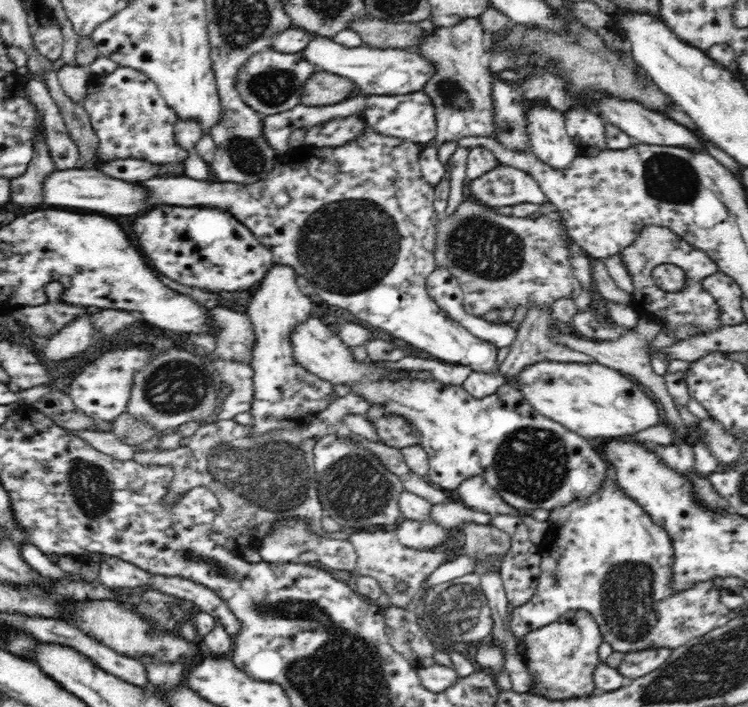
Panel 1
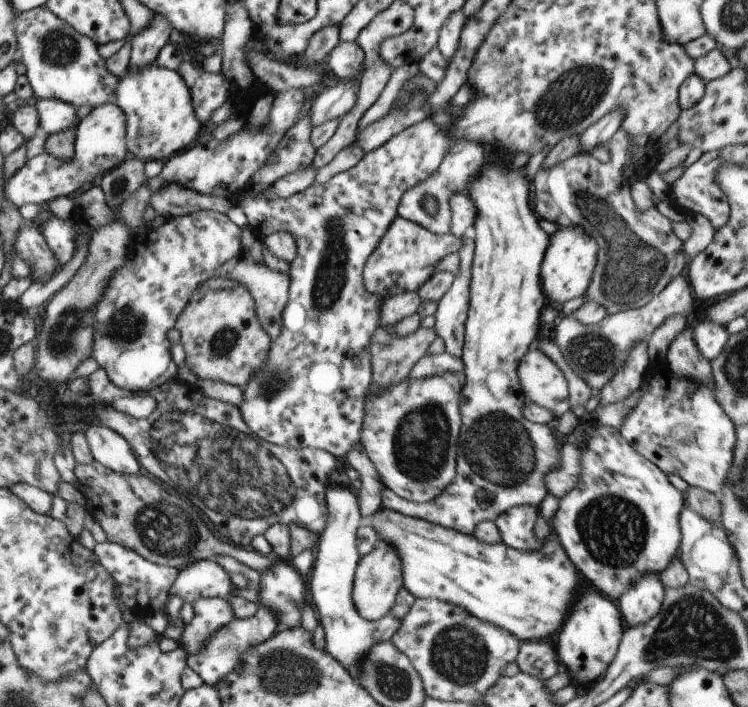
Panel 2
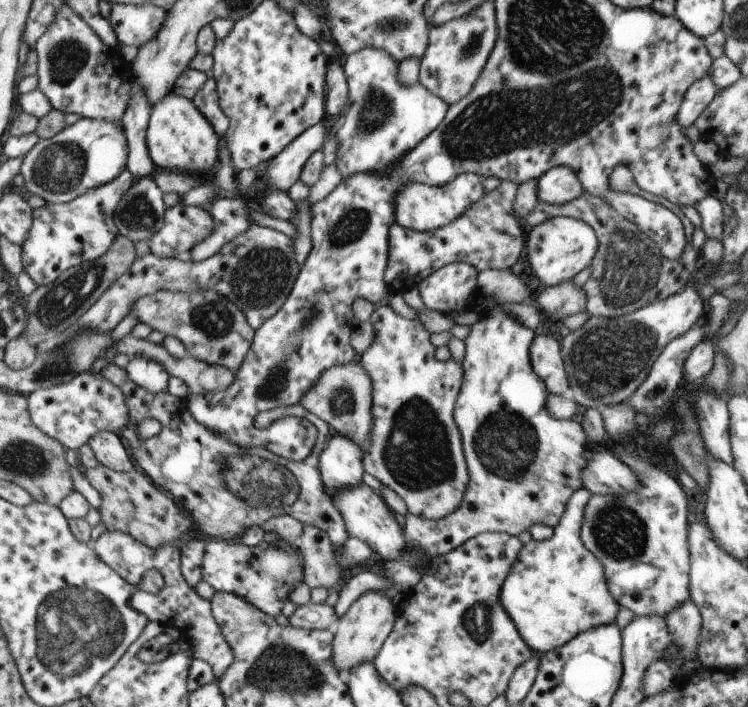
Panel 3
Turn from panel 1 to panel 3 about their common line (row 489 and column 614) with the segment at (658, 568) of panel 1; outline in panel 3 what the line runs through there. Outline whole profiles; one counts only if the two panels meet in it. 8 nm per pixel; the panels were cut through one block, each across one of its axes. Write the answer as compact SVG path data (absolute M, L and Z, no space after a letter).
M585 488L577 489L567 500L563 516L559 518L557 526L552 528L551 538L542 541L530 540L521 545L521 550L515 558L511 572L503 580L499 588L499 604L503 604L503 610L511 616L521 640L536 654L553 651L555 647L562 647L569 640L606 624L615 623L615 614L619 604L613 600L603 576L603 566L595 556L591 554L581 543L579 531L583 522L583 508L587 500L591 498Z

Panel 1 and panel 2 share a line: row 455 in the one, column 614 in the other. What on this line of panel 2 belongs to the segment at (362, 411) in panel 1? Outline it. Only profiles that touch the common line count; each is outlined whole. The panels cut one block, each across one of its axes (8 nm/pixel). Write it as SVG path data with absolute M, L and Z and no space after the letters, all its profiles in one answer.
M618 128L606 144L607 160L599 161L591 155L569 157L549 170L539 170L533 176L531 186L535 194L535 210L543 220L549 220L559 226L579 226L597 243L597 258L591 280L583 294L585 301L593 301L605 309L606 314L613 314L630 308L643 306L659 294L659 287L665 288L673 278L684 275L689 258L683 253L682 242L673 233L671 221L657 209L639 210L629 195L629 181L621 174L623 164L631 146L627 132Z

